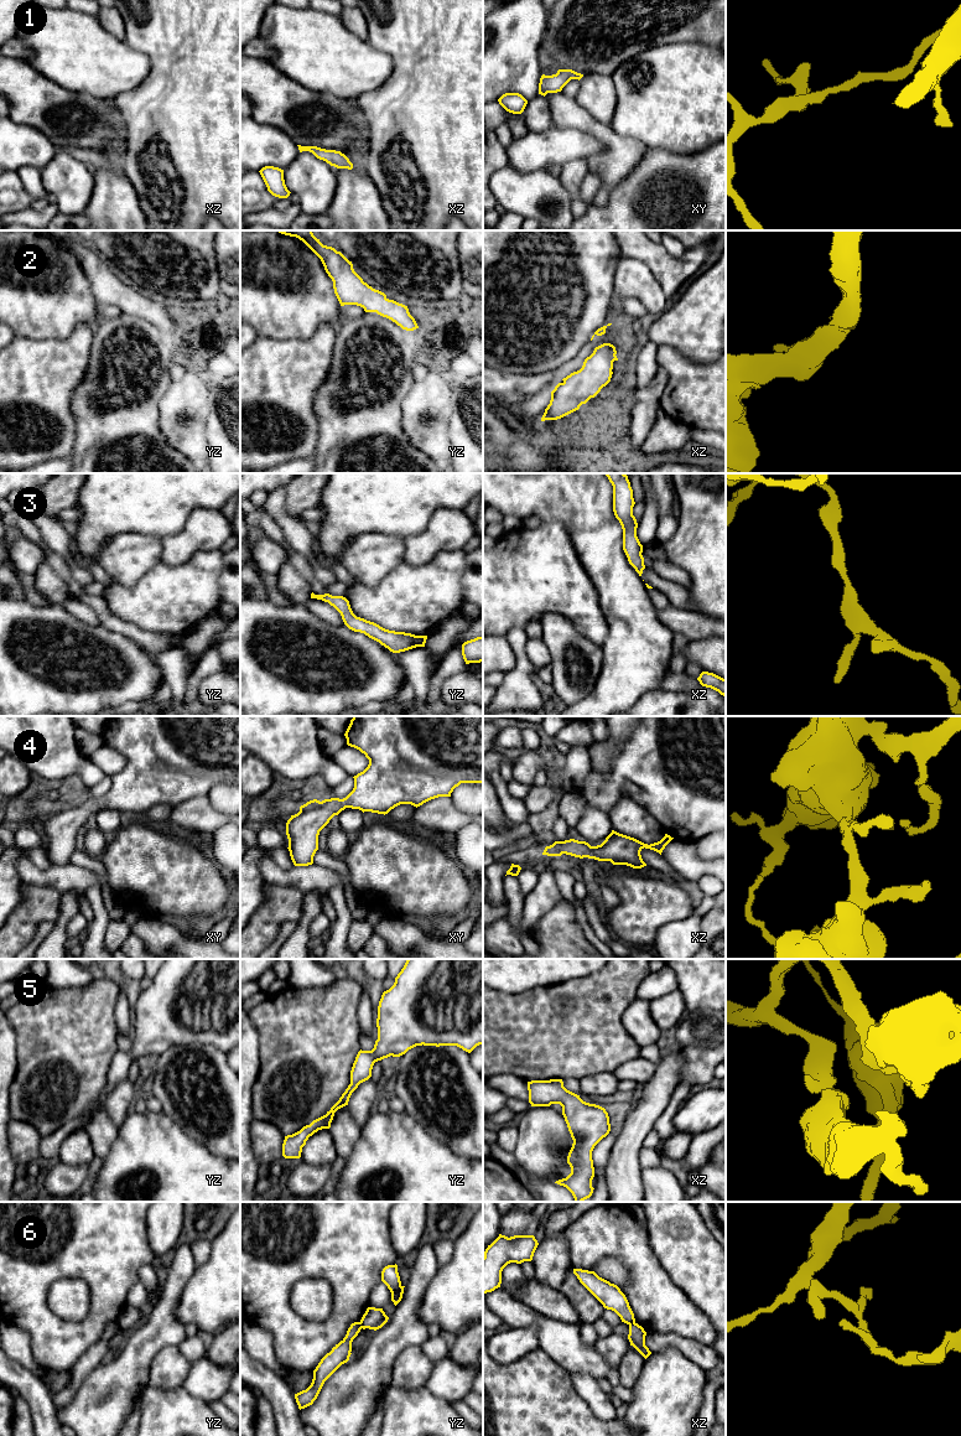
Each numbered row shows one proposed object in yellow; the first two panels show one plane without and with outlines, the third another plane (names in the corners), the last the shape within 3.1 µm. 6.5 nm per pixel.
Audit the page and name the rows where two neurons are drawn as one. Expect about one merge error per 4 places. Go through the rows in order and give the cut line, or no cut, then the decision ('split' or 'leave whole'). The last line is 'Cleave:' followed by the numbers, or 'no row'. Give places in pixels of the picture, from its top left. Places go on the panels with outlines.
1: no cut | leave whole
2: no cut | leave whole
3: no cut | leave whole
4: no cut | leave whole
5: no cut | leave whole
6: yz (359, 1322), (362, 1327) | split
Cleave: 6

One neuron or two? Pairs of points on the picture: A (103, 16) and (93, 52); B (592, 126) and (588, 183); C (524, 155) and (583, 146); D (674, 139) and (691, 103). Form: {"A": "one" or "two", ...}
{"A": "two", "B": "two", "C": "one", "D": "one"}

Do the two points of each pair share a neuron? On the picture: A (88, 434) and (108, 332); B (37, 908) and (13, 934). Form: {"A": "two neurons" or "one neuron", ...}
{"A": "one neuron", "B": "one neuron"}

